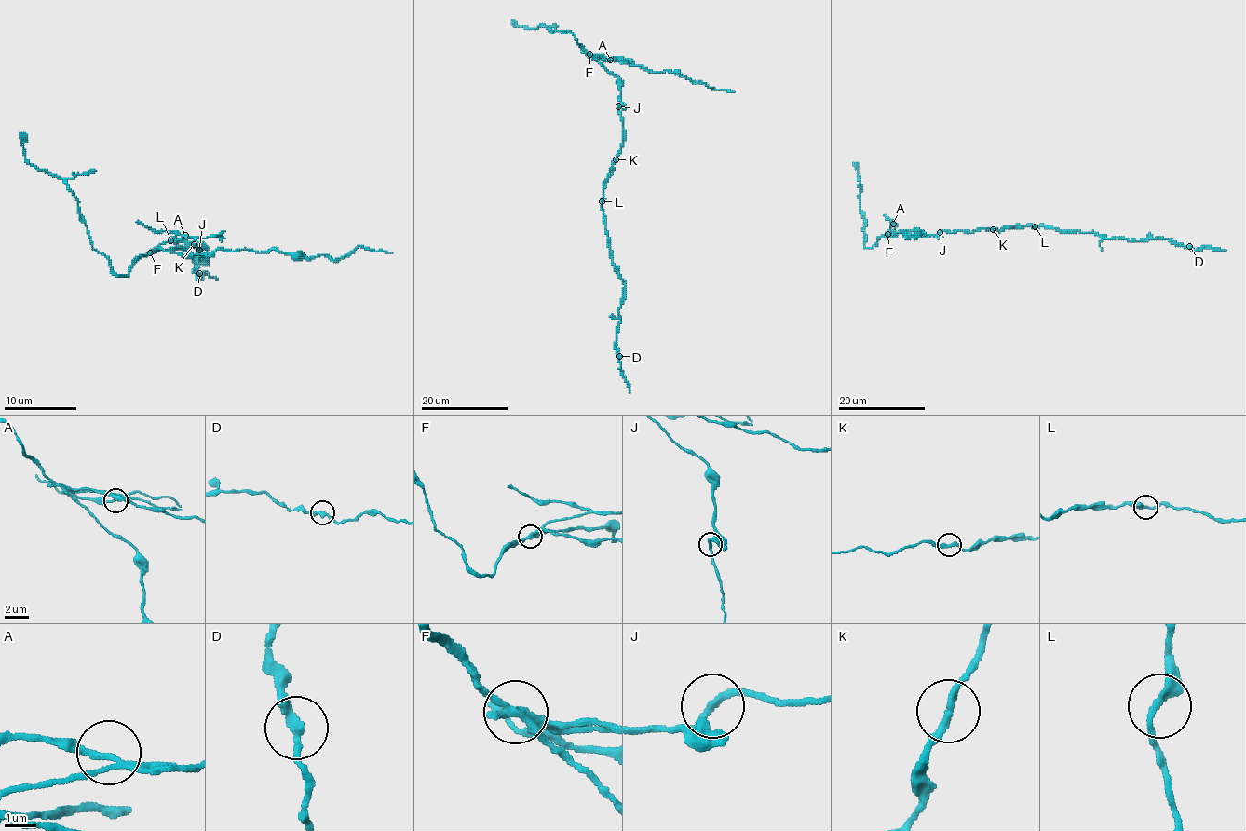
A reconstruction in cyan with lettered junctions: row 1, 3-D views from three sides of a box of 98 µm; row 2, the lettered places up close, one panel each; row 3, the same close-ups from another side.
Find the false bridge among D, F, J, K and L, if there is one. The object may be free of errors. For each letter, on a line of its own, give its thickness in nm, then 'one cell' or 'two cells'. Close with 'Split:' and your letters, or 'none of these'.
D: calibre 300 nm; one cell
F: calibre 240 nm; two cells
J: calibre 200 nm; one cell
K: calibre 260 nm; one cell
L: calibre 260 nm; one cell
Split: F

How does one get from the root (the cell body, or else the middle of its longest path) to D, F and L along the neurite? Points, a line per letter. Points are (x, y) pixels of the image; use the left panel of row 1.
D: (201, 242), (188, 247), (169, 240), (197, 260), (209, 258), (207, 264), (196, 260), (194, 271), (199, 273)
F: (201, 242), (207, 247), (199, 247), (201, 254), (197, 247), (170, 247), (150, 252)
L: (201, 242), (188, 247), (185, 242), (170, 240)

